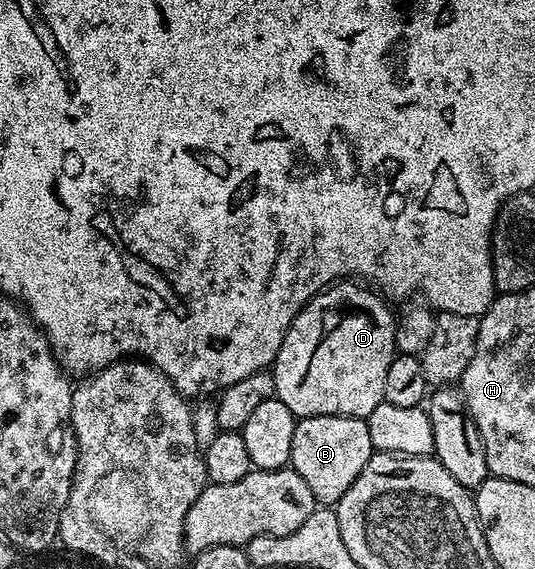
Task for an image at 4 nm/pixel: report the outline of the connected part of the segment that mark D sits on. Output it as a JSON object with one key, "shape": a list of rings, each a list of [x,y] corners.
{"shape":[[[339,280],[333,286],[326,287],[321,290],[304,309],[298,313],[292,320],[292,324],[288,328],[288,332],[284,336],[284,340],[280,344],[280,352],[276,356],[272,373],[274,376],[274,397],[279,398],[284,404],[284,408],[288,408],[294,413],[295,419],[311,418],[312,416],[344,416],[345,418],[367,418],[372,412],[372,408],[376,408],[384,401],[384,383],[388,377],[388,364],[392,364],[392,360],[396,357],[396,349],[394,343],[396,314],[390,311],[391,303],[383,298],[381,294],[375,292],[369,285],[359,284],[354,280]]]}

